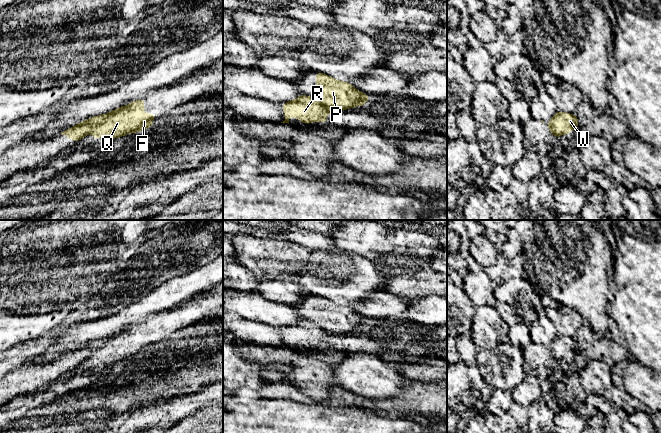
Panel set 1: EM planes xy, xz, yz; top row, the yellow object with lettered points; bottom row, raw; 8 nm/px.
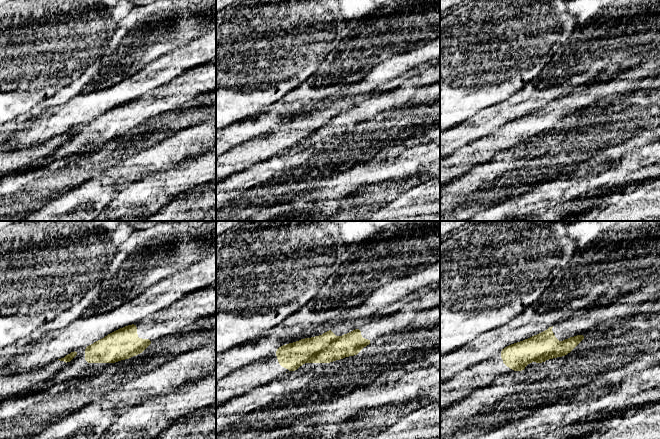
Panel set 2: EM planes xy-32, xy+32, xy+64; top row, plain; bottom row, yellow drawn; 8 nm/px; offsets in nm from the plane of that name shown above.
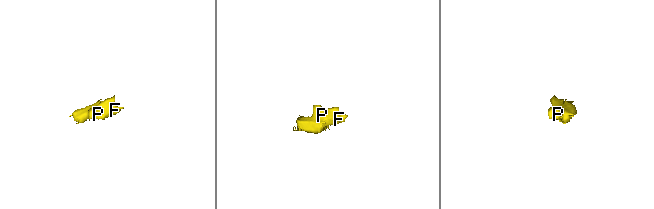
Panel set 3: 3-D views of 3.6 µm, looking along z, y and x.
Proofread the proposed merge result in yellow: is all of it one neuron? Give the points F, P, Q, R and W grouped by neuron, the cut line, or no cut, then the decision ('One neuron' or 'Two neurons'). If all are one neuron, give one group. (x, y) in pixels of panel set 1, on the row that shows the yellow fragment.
Groups: F P Q / R W. Split along xy (125, 106), (109, 114), (100, 123), (96, 124), (91, 131). Two neurons

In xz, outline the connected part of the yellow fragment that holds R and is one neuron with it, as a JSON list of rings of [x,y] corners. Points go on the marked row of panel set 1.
[[[301,95],[296,99],[283,103],[285,120],[281,123],[289,124],[289,117],[293,116],[296,119],[310,124],[311,122],[320,121],[327,123],[326,115],[335,110],[320,104],[314,98],[306,95]]]

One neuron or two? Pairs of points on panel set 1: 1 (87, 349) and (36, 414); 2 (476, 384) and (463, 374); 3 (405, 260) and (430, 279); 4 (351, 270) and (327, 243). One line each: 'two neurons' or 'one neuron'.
1: two neurons
2: one neuron
3: two neurons
4: two neurons

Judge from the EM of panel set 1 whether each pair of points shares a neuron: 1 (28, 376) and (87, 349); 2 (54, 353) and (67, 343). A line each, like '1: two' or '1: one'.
1: one
2: one

